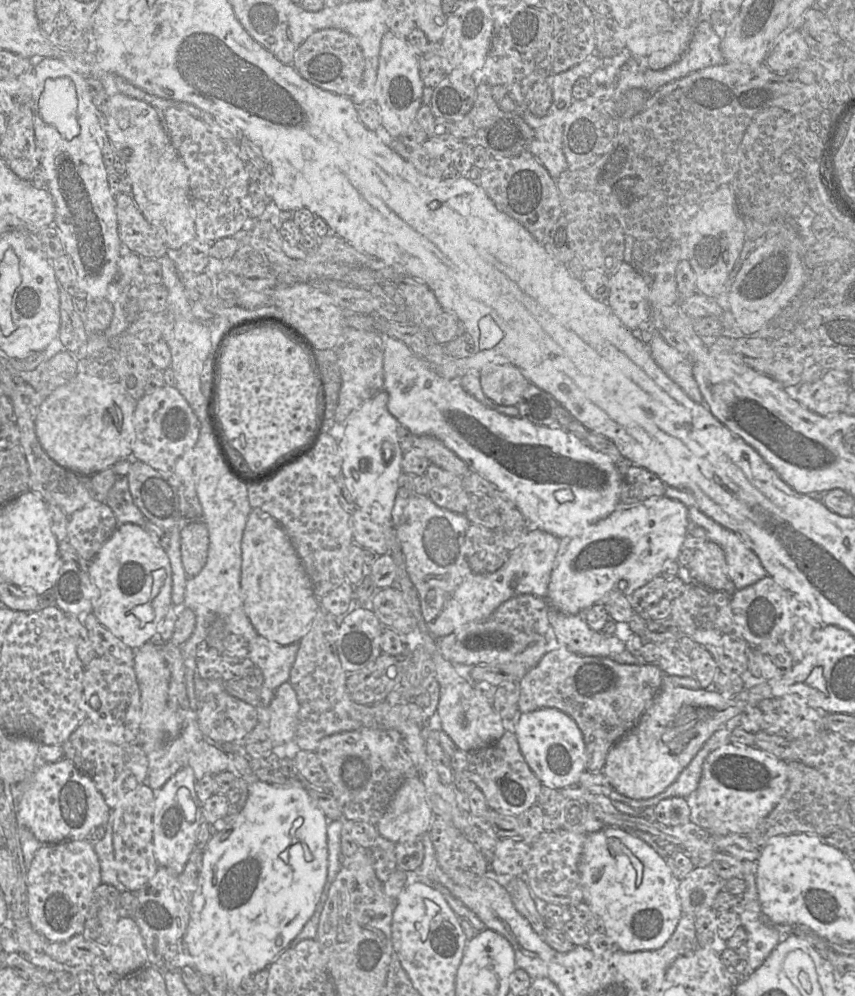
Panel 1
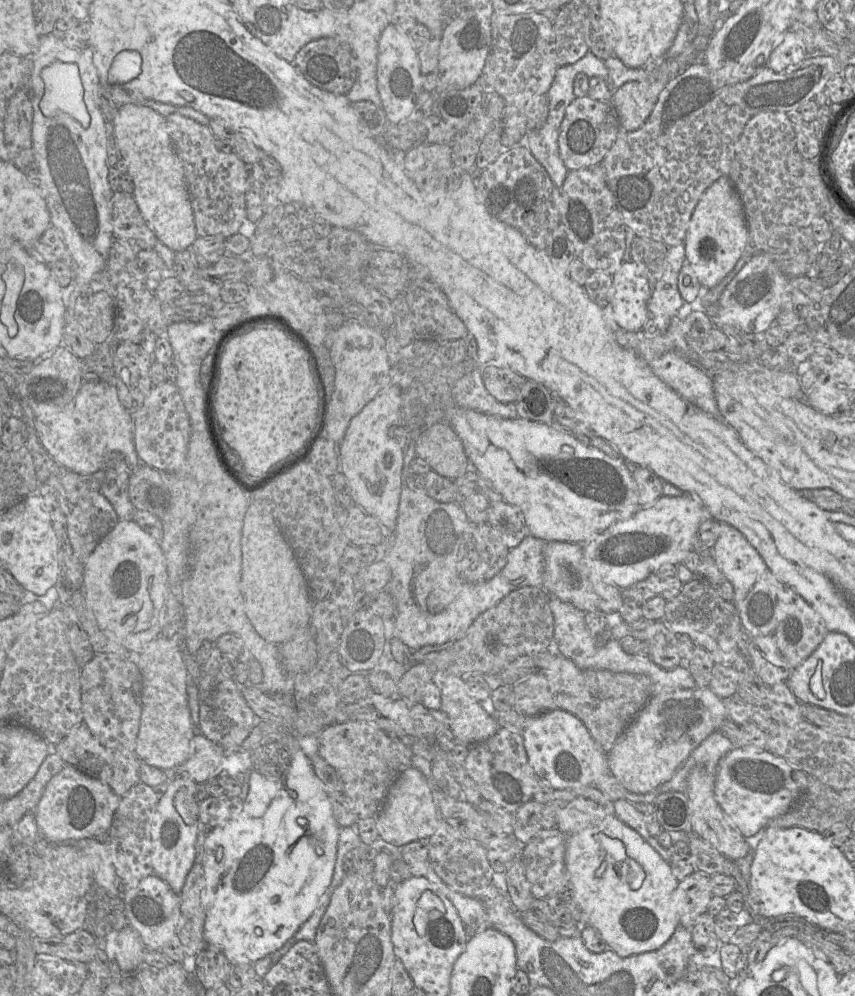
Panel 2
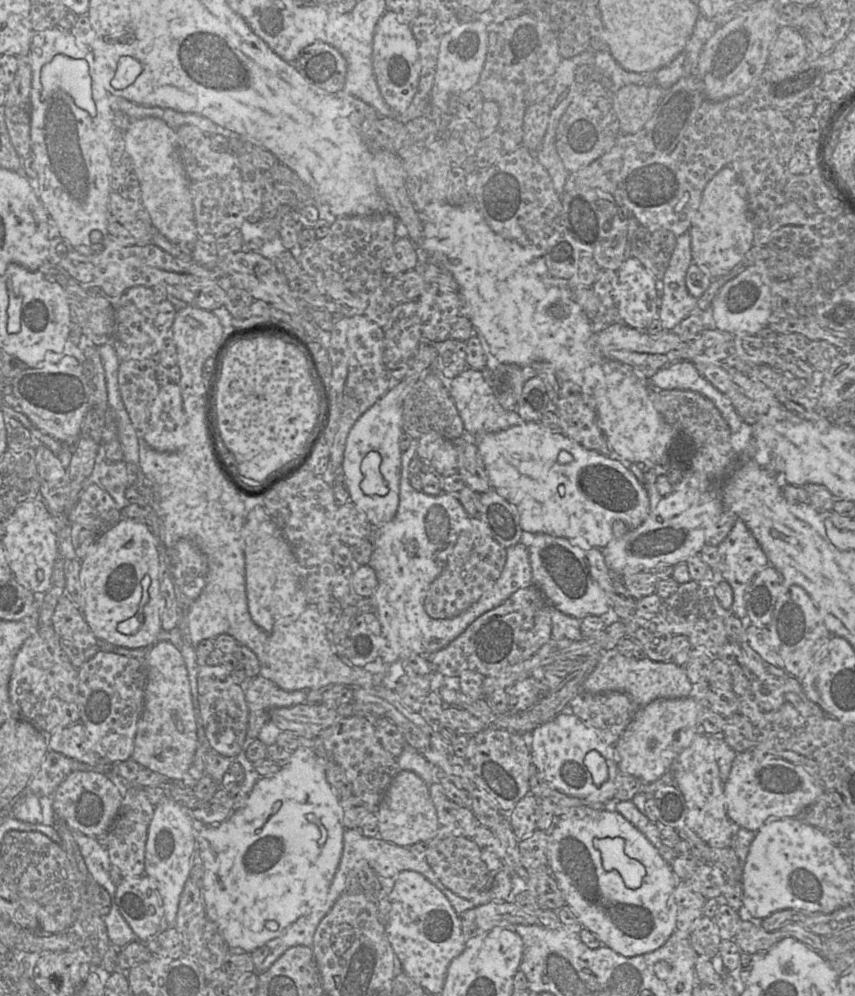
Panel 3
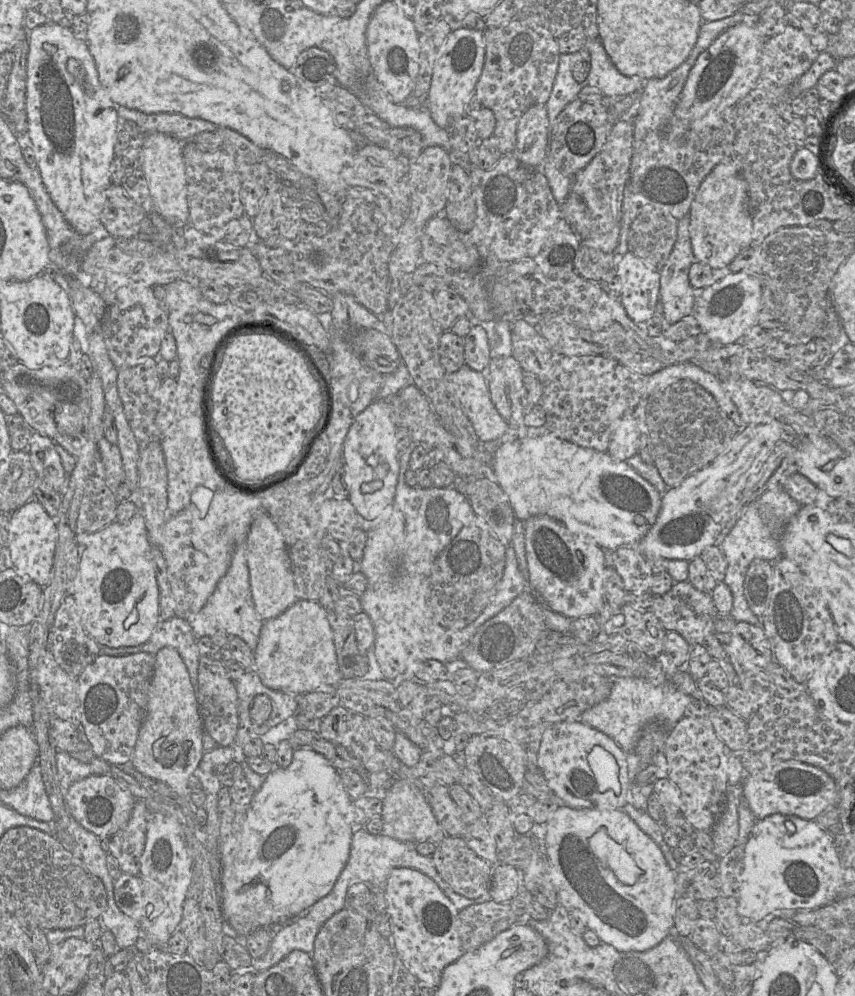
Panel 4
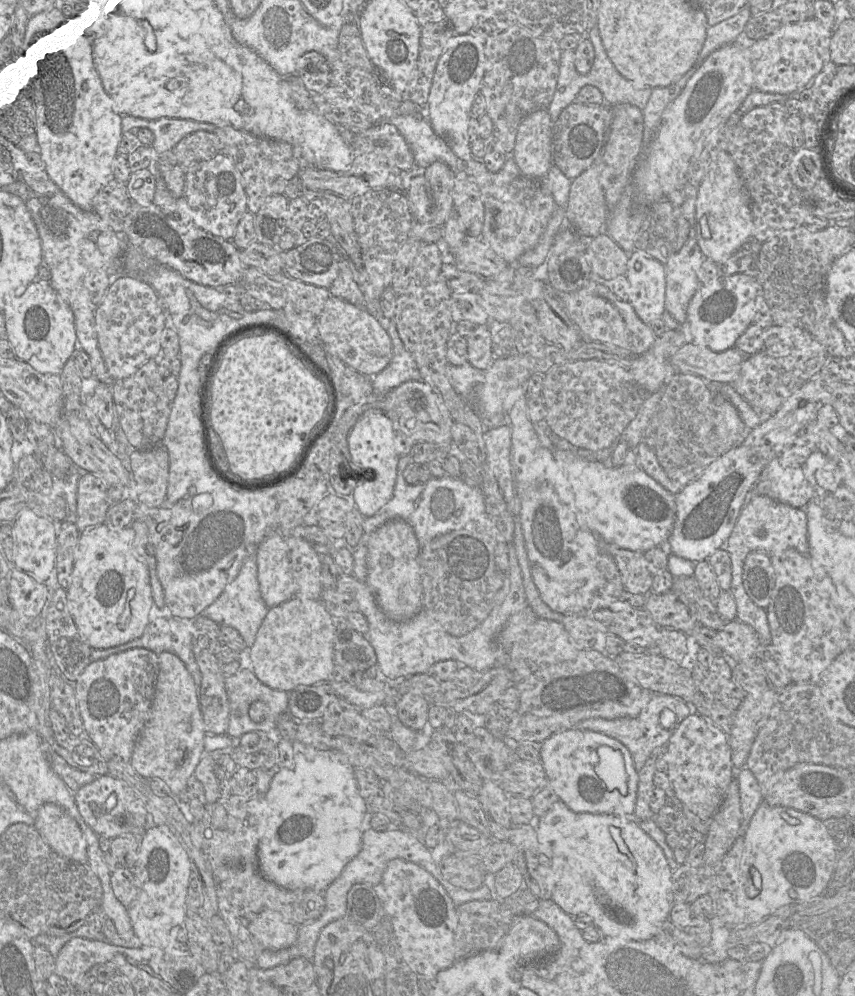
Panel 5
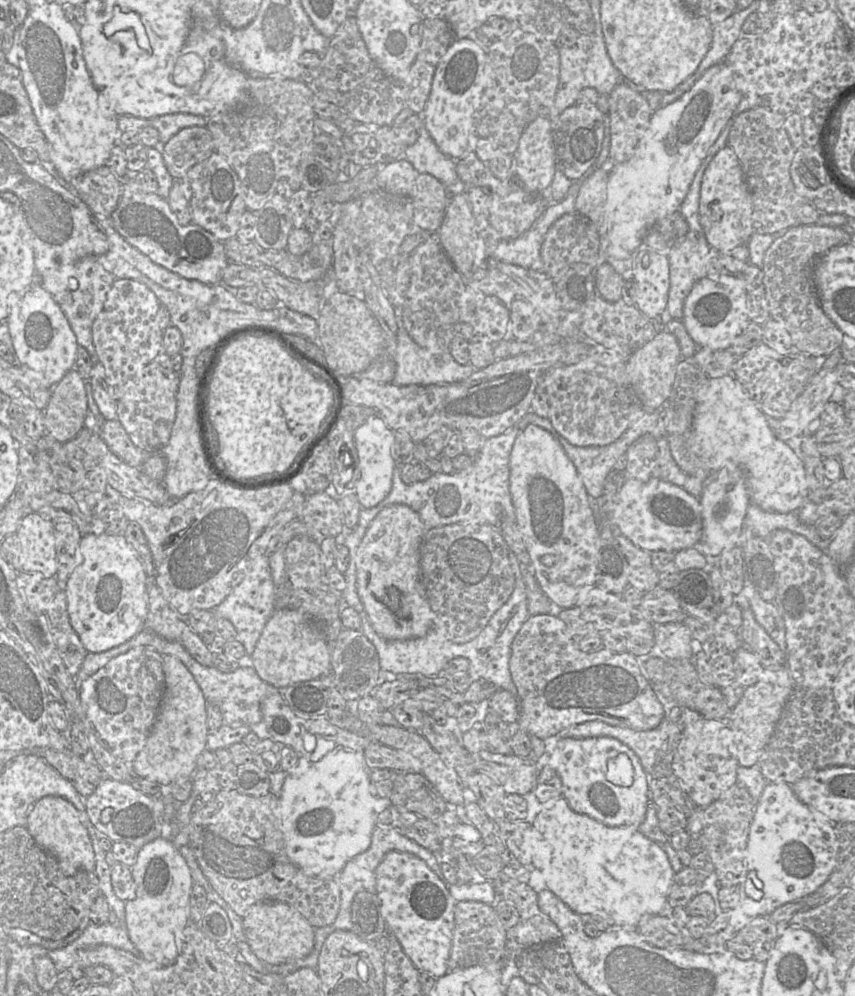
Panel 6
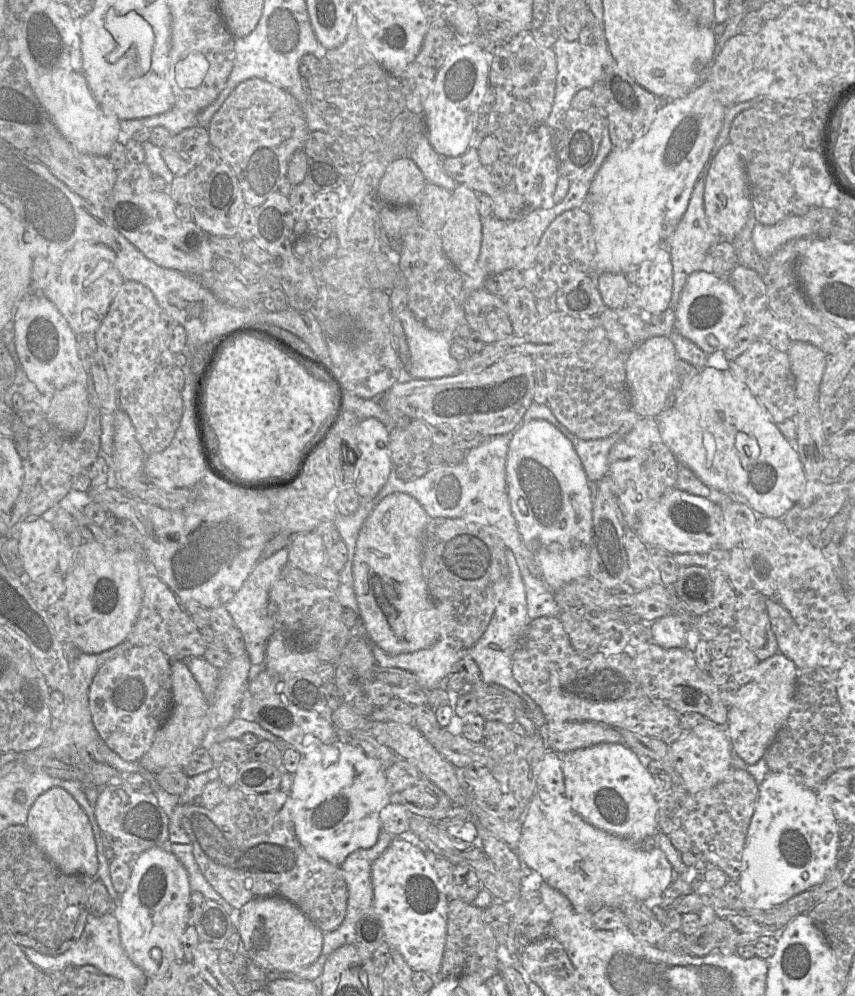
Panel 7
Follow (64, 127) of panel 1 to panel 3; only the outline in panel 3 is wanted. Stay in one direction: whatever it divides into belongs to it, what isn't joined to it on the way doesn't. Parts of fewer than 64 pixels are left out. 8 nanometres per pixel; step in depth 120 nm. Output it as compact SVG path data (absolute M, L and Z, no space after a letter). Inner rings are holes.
M63 54L55 55L42 67L41 80L46 89L65 91L79 108L91 117L96 115L92 80L86 60L73 59Z

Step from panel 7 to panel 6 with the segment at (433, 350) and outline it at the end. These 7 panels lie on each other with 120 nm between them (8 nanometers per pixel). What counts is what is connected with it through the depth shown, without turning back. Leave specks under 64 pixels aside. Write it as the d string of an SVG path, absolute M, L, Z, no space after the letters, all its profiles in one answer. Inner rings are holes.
M395 307L394 311L398 330L397 344L394 352L396 371L391 382L393 385L421 385L427 387L436 384L450 384L465 380L474 372L475 369L470 364L461 365L457 363L449 351L442 354L432 354L427 349L420 347L404 328L402 307Z

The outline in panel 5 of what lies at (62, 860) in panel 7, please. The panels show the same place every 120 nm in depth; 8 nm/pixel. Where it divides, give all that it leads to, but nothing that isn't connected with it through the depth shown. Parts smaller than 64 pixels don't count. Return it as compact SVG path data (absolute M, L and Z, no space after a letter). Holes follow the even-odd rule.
M46 803L37 811L34 827L58 854L79 863L87 863L87 843L80 826L68 812L55 803Z

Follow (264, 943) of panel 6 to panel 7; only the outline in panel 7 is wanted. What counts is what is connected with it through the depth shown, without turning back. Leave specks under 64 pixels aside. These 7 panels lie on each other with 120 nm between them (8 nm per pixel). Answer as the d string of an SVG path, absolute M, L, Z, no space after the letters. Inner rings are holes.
M257 897L246 903L240 909L237 932L250 958L266 971L300 971L322 953L324 932L283 897Z

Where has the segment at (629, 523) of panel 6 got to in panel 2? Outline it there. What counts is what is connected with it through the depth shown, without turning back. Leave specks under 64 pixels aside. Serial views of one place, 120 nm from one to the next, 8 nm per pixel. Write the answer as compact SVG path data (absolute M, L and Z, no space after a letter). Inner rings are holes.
M455 405L446 422L460 438L471 467L487 478L503 499L518 508L530 535L548 542L561 541L585 546L613 523L629 519L639 505L637 485L623 458L613 459L584 444L572 433L557 431L549 424L519 417L505 419Z

